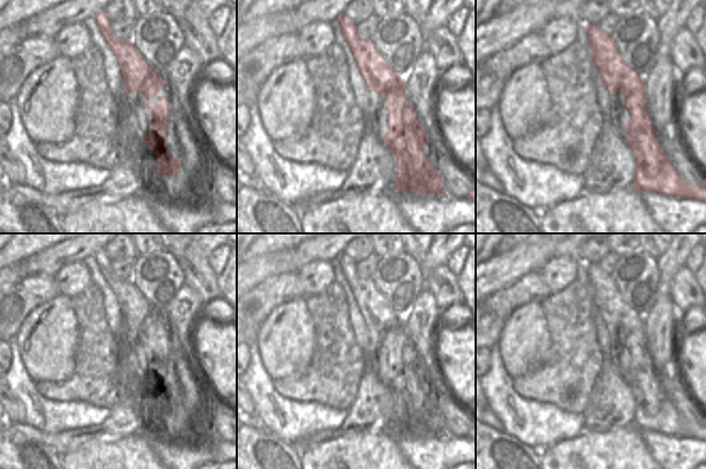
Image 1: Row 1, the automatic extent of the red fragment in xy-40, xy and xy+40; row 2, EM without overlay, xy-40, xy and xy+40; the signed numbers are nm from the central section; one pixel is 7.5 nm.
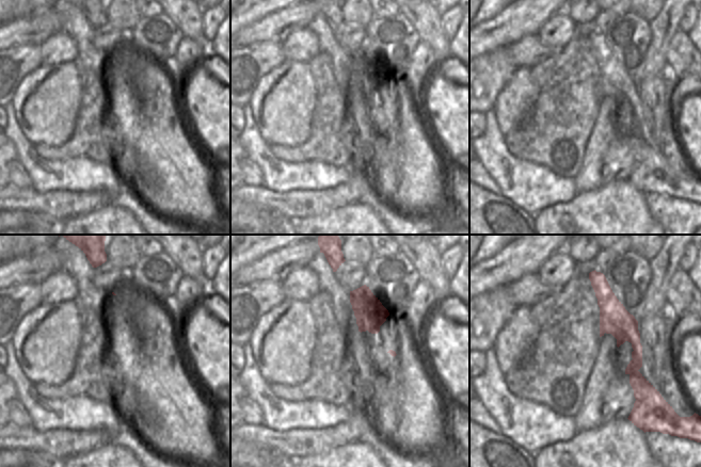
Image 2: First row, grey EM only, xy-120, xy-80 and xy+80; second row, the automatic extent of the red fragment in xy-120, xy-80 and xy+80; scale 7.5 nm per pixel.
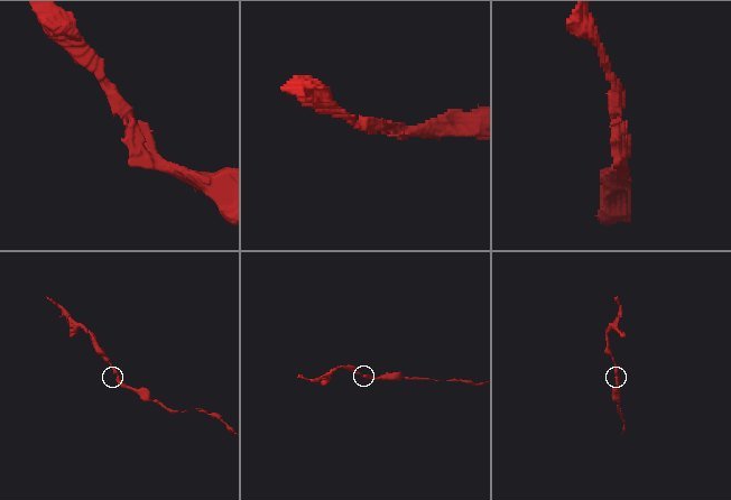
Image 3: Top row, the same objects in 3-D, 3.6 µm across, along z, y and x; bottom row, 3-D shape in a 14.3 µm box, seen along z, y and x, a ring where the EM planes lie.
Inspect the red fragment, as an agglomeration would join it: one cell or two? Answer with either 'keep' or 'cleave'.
keep

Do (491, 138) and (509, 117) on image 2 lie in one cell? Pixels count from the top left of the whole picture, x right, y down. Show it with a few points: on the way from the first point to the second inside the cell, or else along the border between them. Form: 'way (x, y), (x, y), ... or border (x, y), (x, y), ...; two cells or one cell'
border (492, 108), (496, 125), (504, 138); two cells

